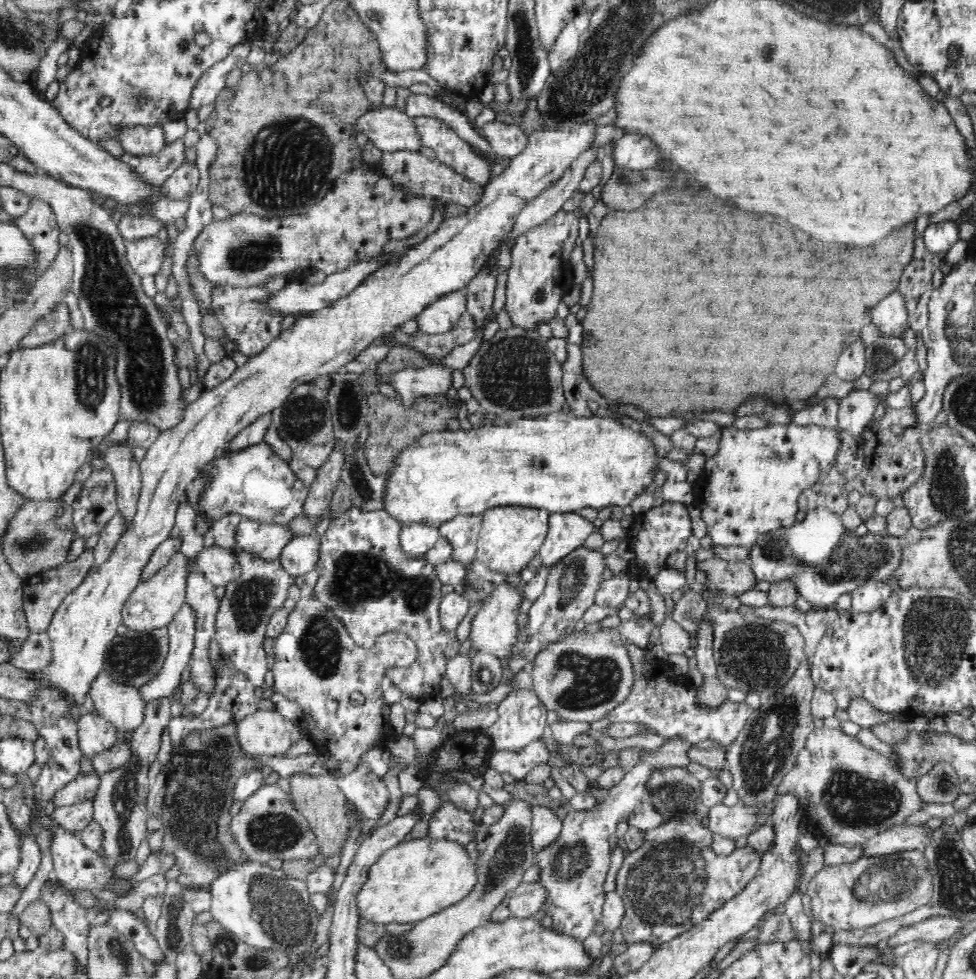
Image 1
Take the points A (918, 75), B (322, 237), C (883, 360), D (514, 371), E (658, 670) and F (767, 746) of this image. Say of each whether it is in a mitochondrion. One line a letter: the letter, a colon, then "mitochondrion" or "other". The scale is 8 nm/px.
A: other
B: other
C: mitochondrion
D: mitochondrion
E: other
F: mitochondrion

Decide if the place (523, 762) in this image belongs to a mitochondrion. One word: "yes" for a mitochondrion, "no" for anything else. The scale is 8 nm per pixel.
no

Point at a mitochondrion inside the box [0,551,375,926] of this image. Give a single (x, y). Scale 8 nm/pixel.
(201, 800)

